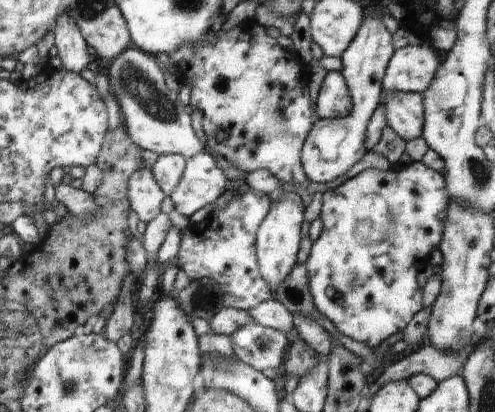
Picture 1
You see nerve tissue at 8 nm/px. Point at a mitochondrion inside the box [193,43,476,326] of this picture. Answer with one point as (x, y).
(353, 283)

